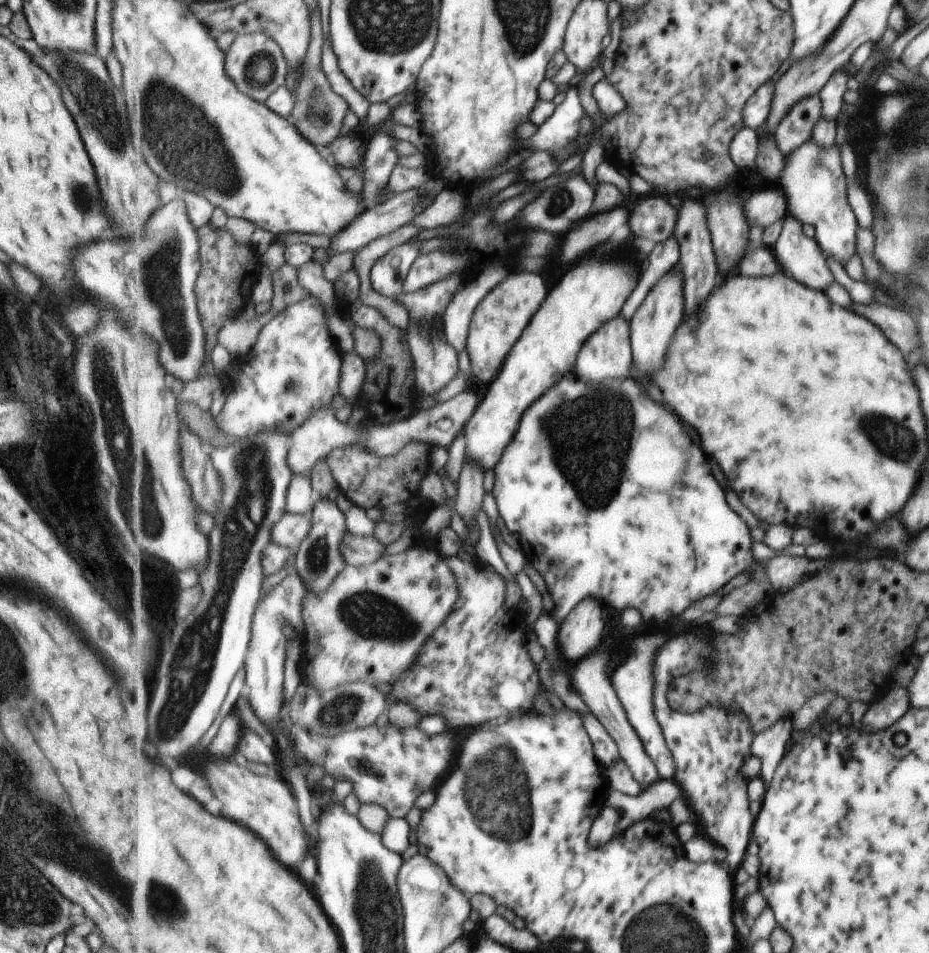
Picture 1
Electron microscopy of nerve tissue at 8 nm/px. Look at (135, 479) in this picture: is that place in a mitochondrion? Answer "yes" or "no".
yes

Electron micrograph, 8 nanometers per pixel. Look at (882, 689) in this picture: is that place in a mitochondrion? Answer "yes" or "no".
no

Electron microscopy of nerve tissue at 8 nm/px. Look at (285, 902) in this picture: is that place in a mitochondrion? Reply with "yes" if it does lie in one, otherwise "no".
no

